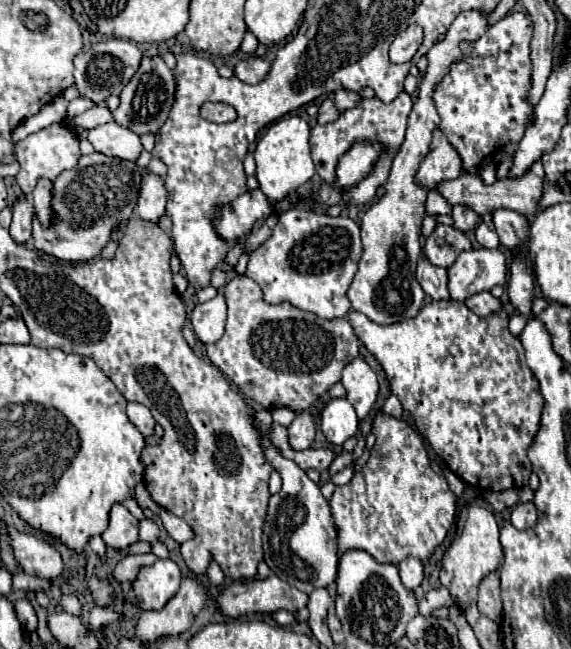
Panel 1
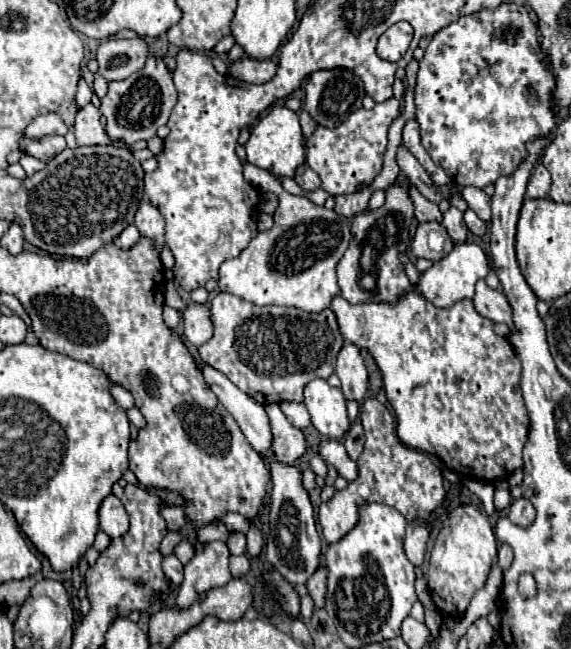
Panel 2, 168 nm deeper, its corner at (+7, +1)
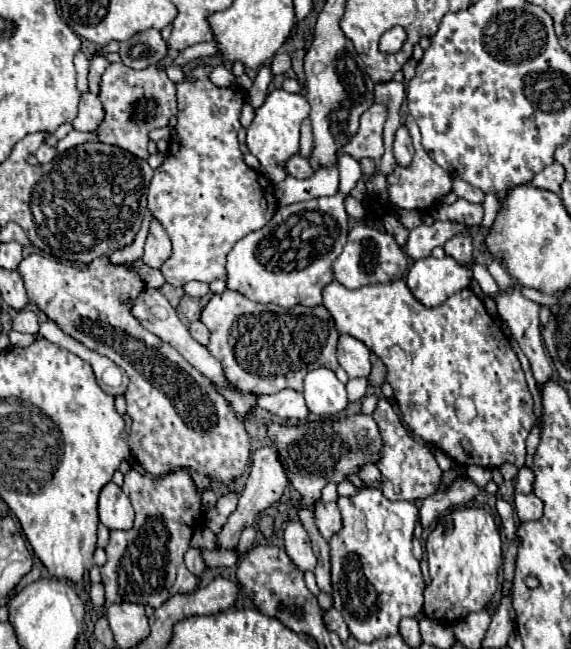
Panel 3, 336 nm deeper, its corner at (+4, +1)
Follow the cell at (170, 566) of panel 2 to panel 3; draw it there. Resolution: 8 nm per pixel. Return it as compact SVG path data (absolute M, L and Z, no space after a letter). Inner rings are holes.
M190 548L190 550L186 552L184 560L186 560L188 570L192 570L192 574L198 574L198 576L200 576L200 574L206 570L206 564L204 564L204 560L202 560L202 550L200 550L200 548Z

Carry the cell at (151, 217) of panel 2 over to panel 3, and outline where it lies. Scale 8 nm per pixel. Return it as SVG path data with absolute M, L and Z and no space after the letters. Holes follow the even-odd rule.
M152 220L142 260L152 268L162 268L162 264L170 258L170 254L172 254L172 244L166 230L158 220Z

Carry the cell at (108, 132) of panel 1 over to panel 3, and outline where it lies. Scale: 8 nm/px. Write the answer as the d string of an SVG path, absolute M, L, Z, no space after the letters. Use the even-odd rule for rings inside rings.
M84 92L80 98L78 116L72 120L74 130L94 132L98 128L98 124L102 122L102 118L104 118L104 108L102 108L98 96L92 92Z

